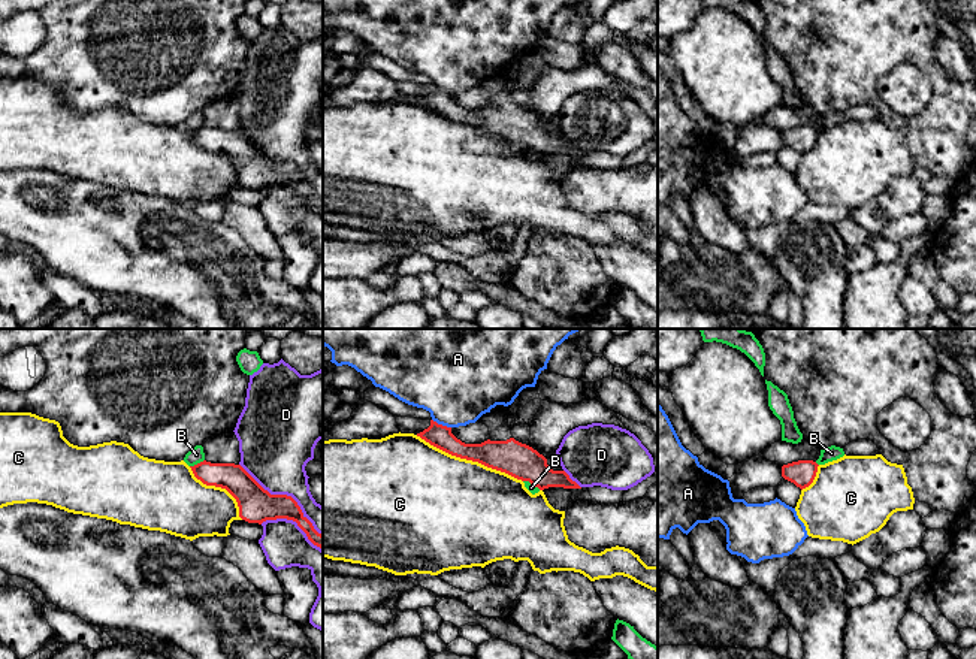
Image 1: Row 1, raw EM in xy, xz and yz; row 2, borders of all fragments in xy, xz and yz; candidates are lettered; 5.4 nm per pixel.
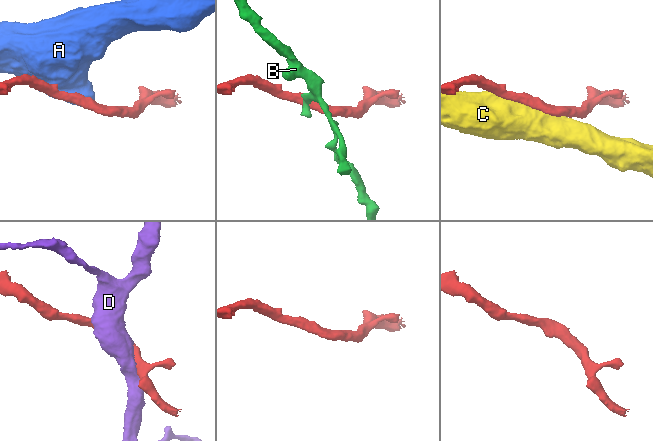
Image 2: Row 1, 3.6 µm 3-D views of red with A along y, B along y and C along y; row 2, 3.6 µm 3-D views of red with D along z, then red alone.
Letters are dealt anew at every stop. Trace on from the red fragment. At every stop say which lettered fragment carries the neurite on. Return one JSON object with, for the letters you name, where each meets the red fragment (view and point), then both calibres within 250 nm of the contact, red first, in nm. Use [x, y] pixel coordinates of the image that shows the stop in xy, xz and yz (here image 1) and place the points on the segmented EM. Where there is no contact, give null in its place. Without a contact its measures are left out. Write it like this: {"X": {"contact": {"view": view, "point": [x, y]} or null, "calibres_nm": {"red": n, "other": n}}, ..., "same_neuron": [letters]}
{"same_neuron": []}

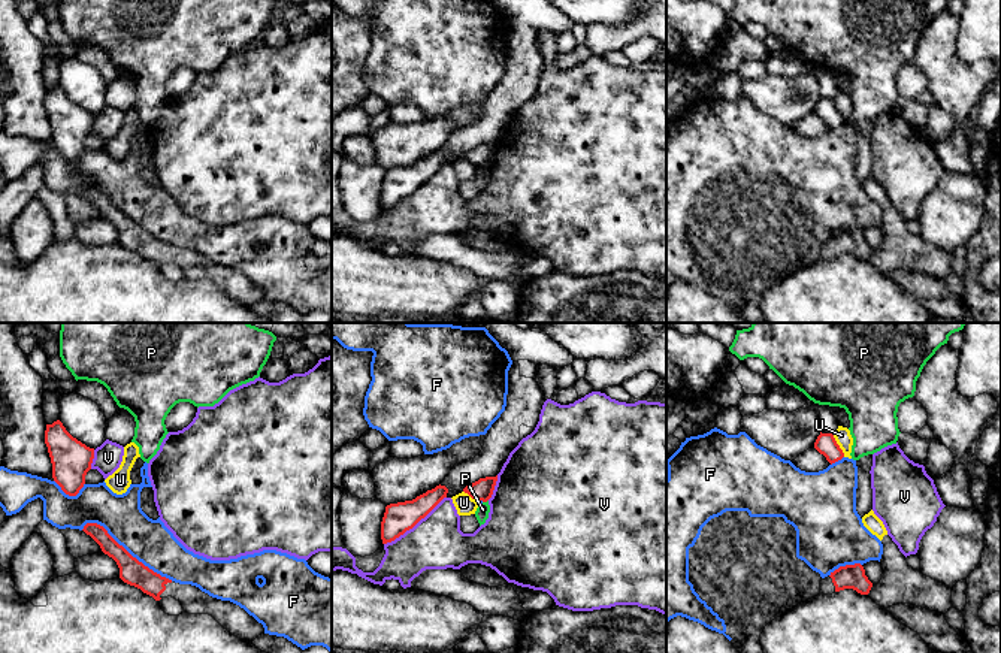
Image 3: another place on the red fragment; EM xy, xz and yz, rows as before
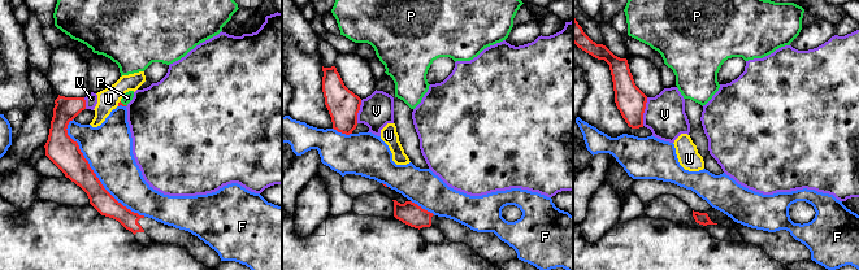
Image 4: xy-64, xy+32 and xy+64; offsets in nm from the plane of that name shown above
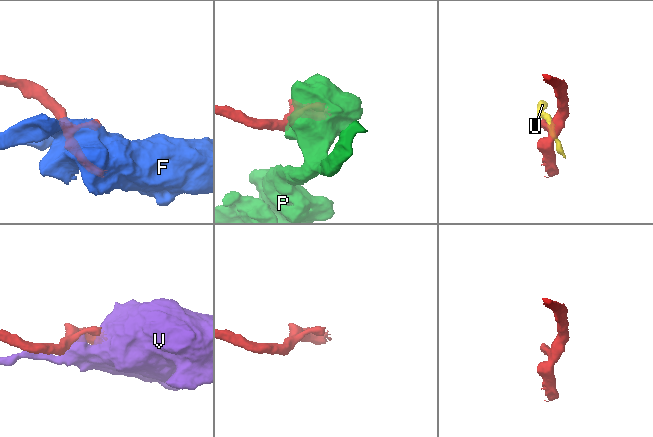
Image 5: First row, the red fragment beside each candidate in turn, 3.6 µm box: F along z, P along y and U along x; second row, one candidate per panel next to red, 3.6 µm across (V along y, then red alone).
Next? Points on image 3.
{"same_neuron": []}

